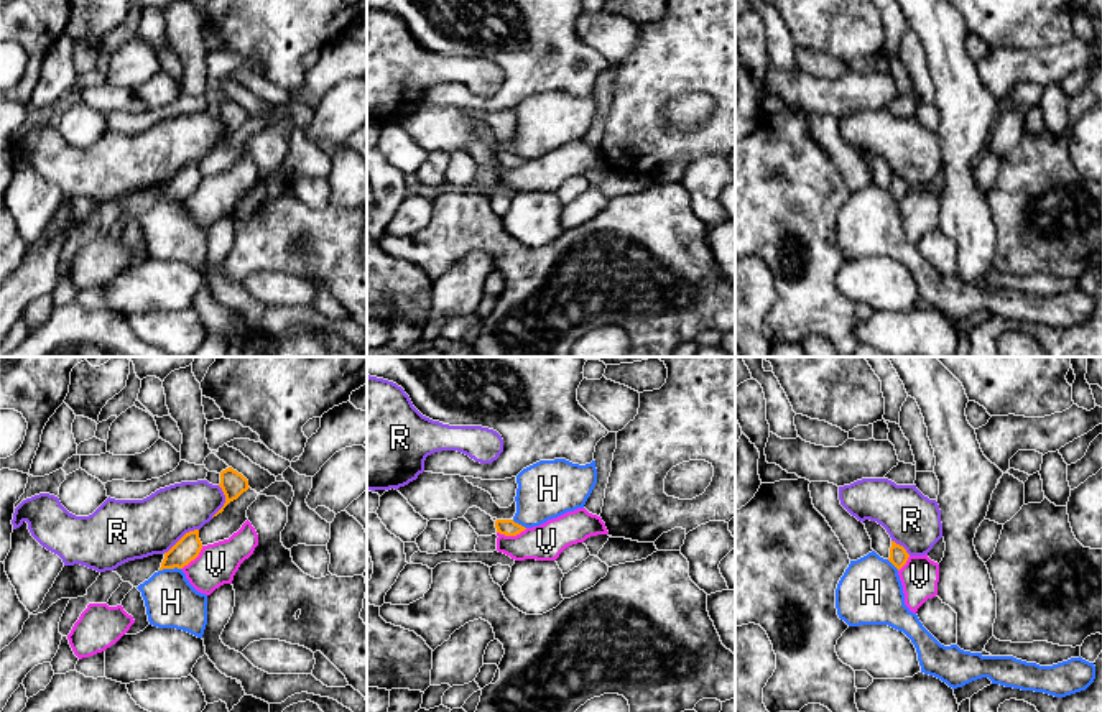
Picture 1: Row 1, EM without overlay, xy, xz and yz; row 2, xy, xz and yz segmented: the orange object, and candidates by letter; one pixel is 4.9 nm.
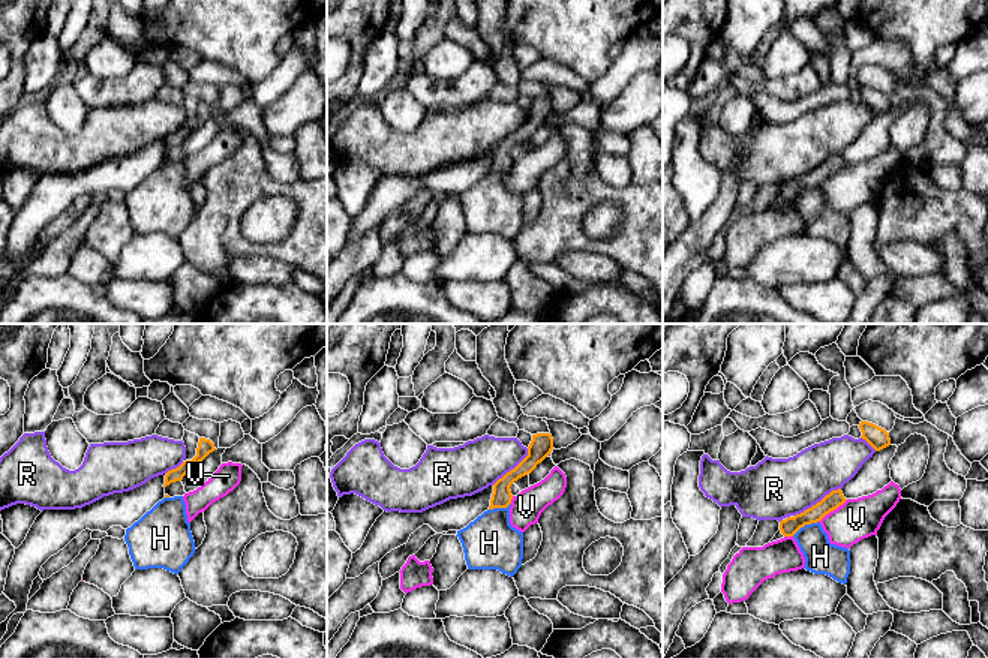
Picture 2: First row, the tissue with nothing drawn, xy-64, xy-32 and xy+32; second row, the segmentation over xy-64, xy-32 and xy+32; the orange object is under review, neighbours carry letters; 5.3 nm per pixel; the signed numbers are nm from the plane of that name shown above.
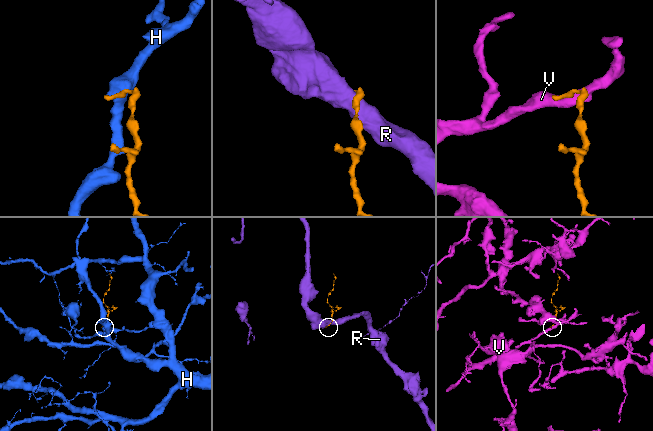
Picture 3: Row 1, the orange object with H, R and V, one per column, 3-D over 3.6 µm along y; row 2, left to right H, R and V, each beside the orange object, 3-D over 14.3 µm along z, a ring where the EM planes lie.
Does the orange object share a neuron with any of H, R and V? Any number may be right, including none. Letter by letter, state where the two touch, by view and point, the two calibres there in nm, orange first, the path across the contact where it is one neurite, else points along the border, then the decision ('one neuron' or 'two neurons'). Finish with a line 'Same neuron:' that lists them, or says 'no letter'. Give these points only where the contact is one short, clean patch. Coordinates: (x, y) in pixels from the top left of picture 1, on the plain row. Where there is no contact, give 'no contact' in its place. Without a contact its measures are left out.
H: contact xy (170, 199); calibres 120 and 260 nm; one neuron
R: contact xy (181, 170); calibres 120 and 280 nm; two neurons
V: contact xz (512, 166); calibres 80 and 180 nm; border xz (527, 160), (515, 166), (497, 165); two neurons
Same neuron: H

